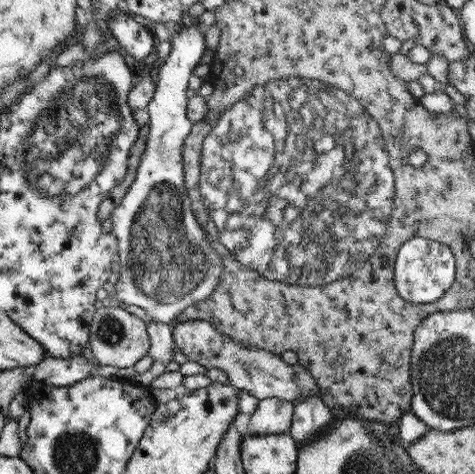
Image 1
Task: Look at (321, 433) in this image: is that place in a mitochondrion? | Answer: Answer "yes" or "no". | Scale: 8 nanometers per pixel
no

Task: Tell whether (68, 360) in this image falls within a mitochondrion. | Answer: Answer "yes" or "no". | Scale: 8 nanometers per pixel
no

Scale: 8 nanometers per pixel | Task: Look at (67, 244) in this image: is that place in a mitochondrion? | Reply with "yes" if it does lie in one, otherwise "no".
no

